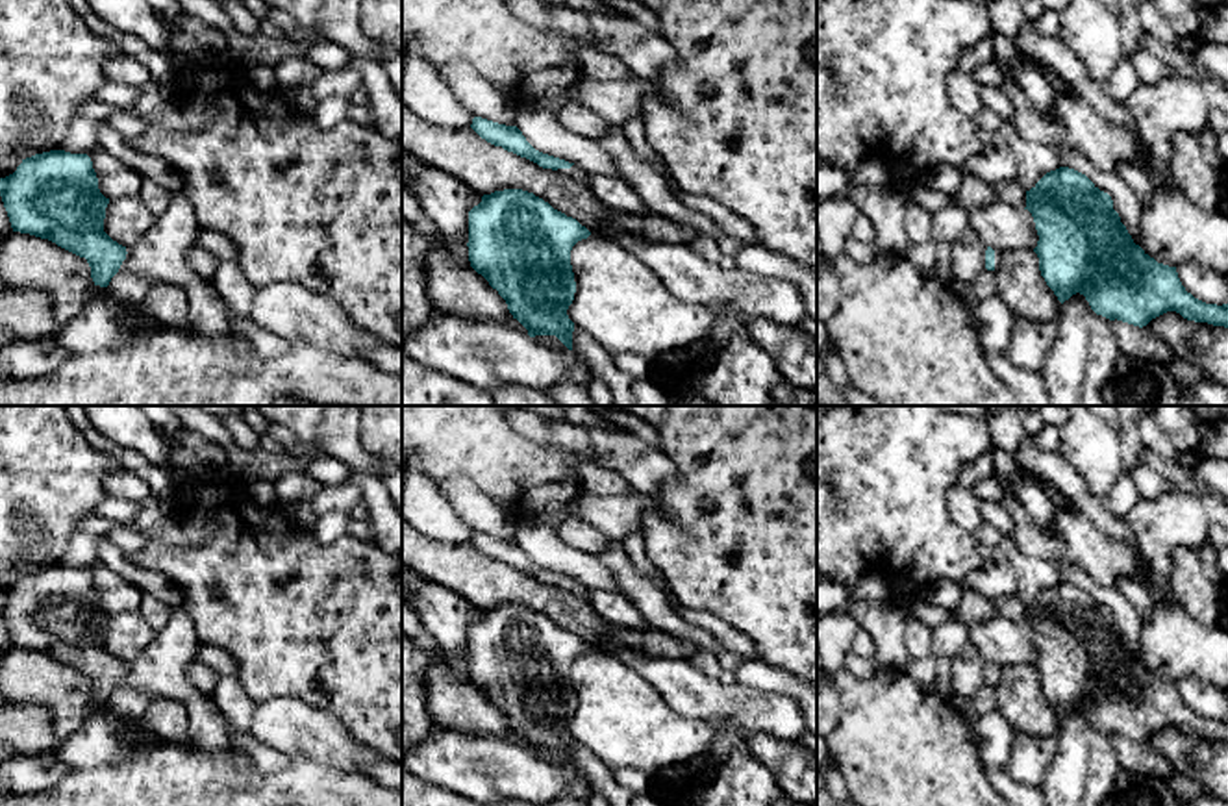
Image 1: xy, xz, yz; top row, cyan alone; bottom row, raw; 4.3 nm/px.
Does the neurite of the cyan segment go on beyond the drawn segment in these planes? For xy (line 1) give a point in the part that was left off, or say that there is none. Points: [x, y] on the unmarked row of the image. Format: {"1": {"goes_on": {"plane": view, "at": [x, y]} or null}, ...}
{"1": {"goes_on": null}}

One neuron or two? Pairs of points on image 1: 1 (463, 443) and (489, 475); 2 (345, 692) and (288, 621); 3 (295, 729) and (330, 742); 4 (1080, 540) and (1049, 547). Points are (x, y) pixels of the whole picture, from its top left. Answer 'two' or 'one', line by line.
1: one
2: one
3: one
4: one

